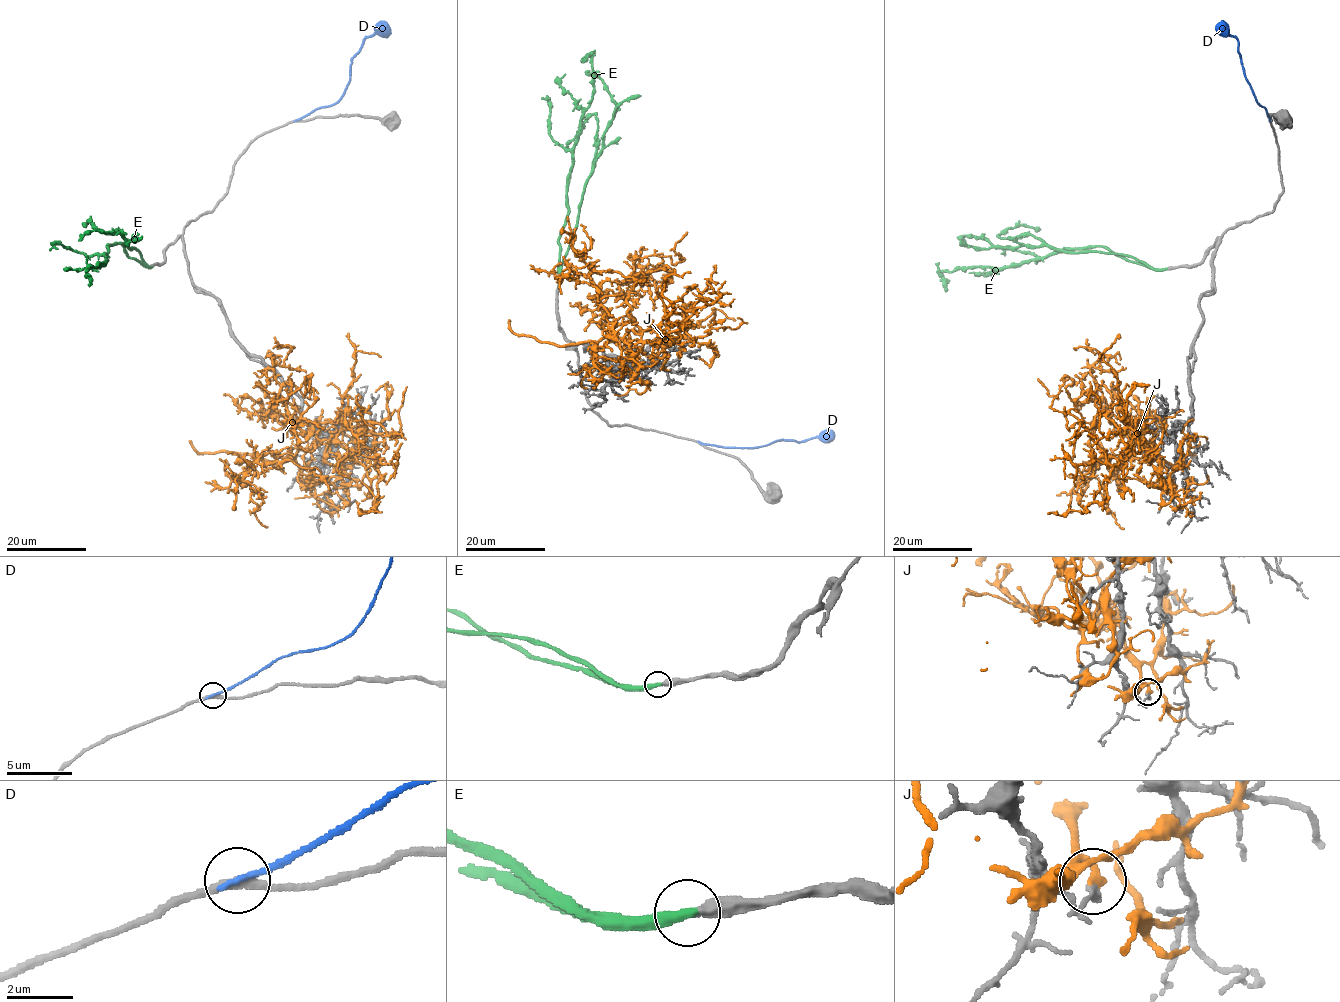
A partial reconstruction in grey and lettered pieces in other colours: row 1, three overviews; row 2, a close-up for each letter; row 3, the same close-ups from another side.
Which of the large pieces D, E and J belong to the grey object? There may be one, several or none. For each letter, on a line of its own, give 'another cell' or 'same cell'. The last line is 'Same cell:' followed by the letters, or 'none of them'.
D: another cell
E: same cell
J: another cell
Same cell: E

